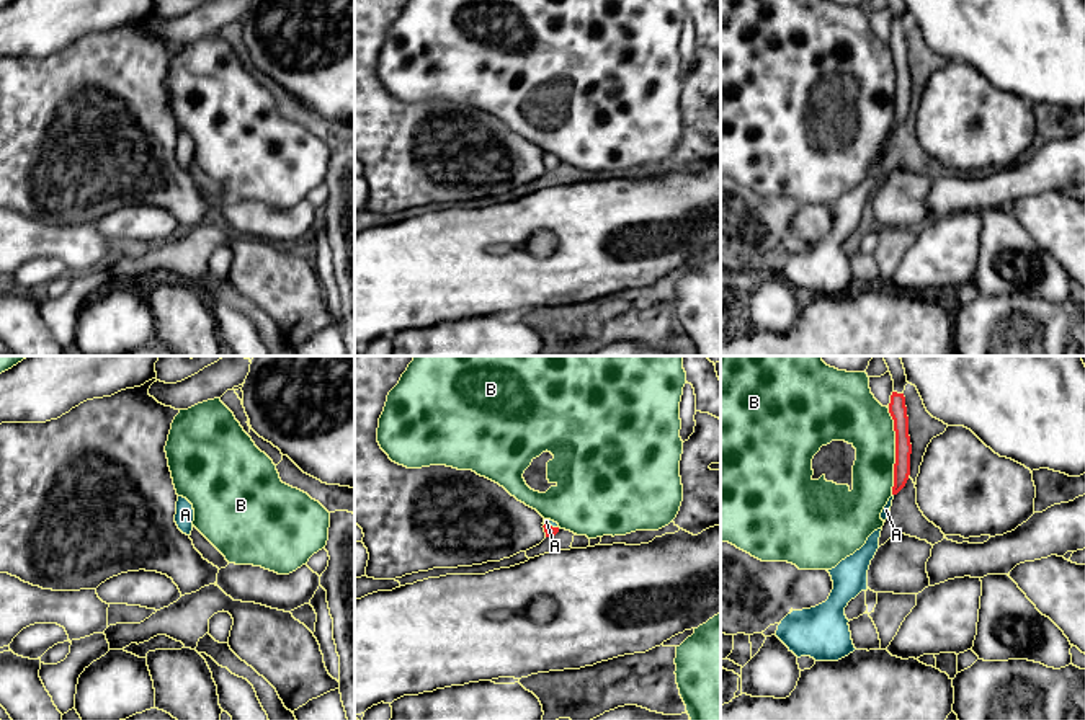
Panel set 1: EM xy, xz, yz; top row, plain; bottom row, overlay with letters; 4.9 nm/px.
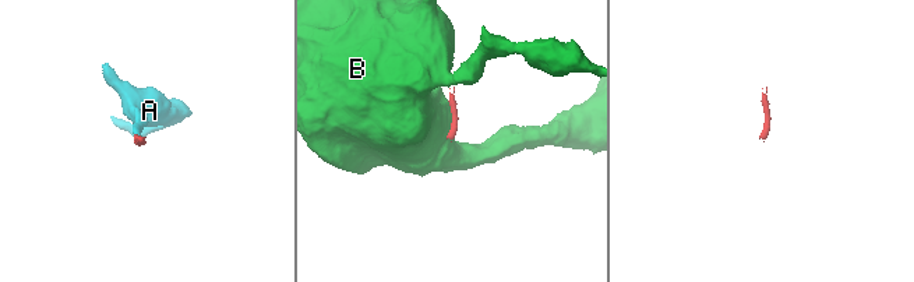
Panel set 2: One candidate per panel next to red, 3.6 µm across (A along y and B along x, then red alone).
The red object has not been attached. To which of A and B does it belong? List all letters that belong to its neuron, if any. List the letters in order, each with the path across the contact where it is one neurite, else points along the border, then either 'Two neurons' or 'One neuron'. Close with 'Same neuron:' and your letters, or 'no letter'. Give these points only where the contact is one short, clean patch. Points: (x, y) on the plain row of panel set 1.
A: Path across: xz (549, 165), (551, 160), (546, 155). One neuron
B: Boundary: yz (888, 43), (894, 66), (893, 128). Two neurons
Same neuron: A

